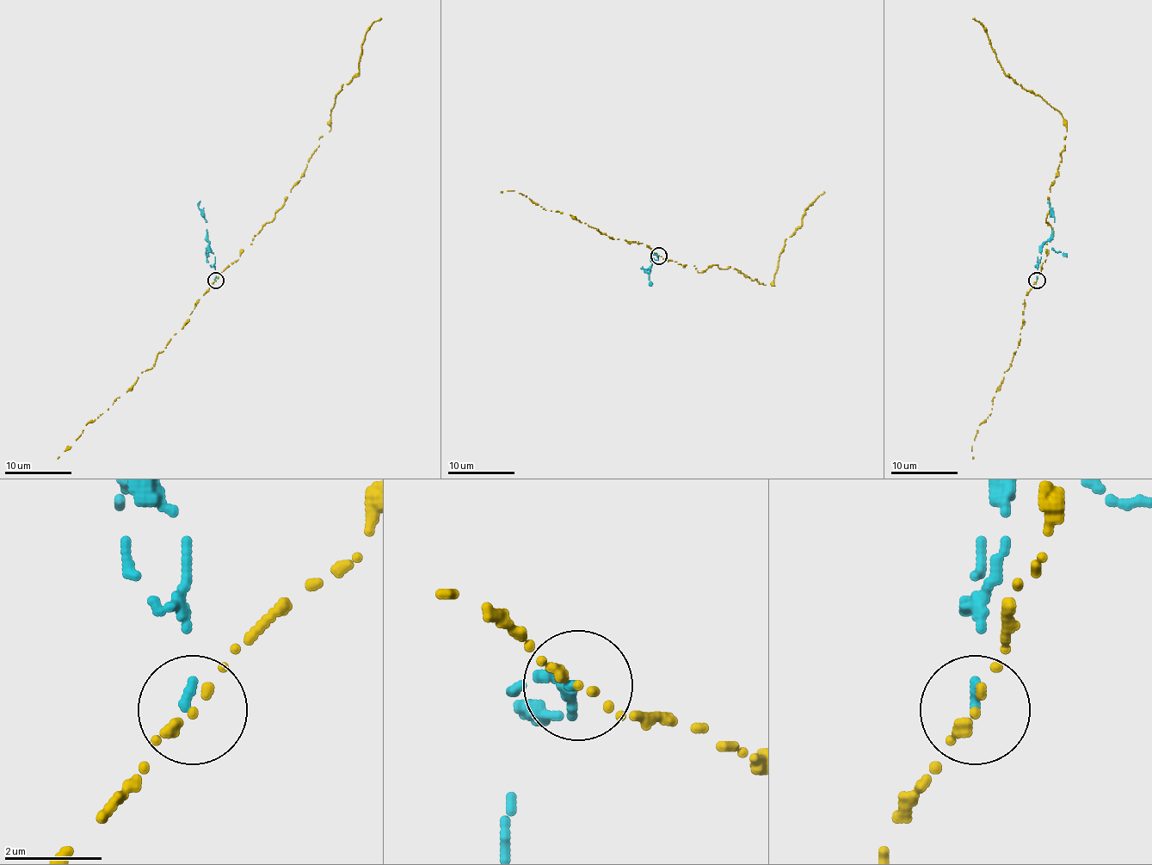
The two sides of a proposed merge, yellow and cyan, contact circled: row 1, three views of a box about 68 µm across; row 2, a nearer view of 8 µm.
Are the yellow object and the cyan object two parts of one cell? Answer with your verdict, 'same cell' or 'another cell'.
another cell

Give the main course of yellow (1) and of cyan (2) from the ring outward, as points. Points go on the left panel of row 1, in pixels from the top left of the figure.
1: (215, 281), (274, 219), (300, 181), (318, 139), (330, 129), (335, 95), (359, 72), (365, 32), (380, 19)
2: (215, 281), (215, 257), (206, 237), (206, 222), (199, 207), (200, 200)

